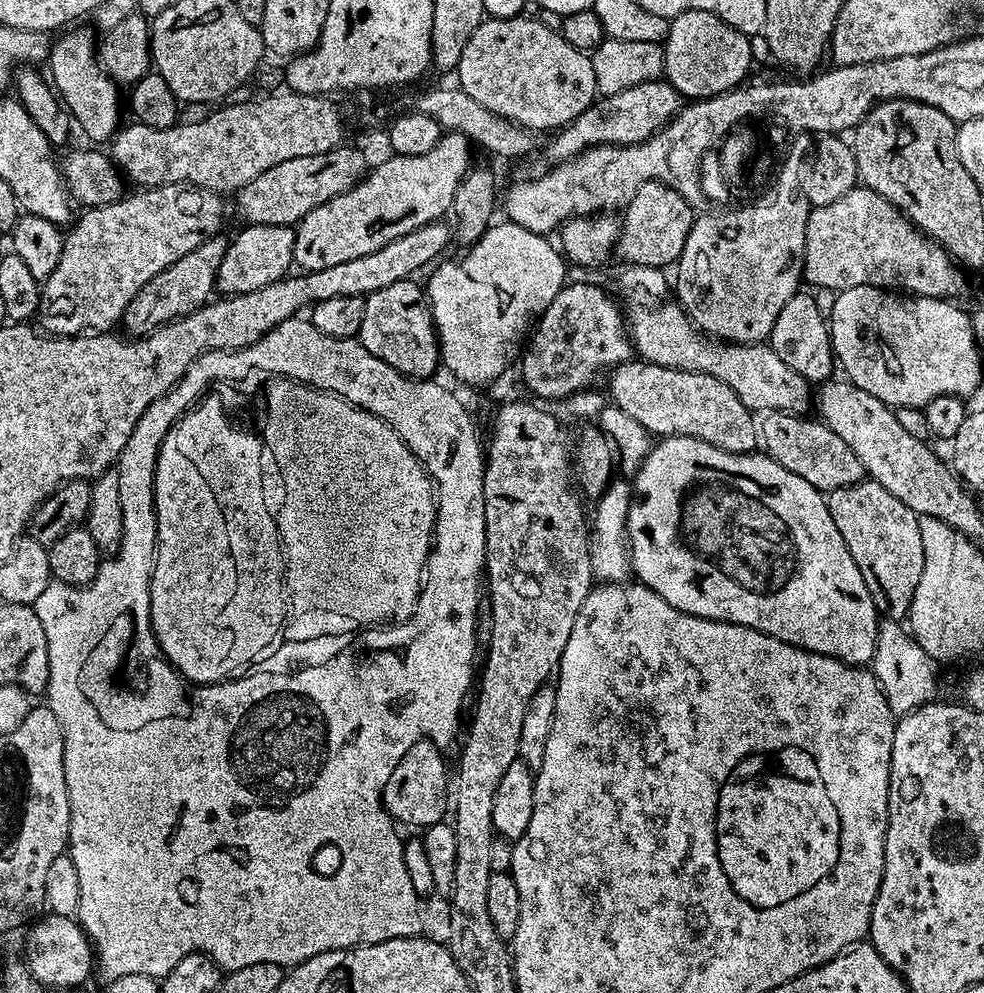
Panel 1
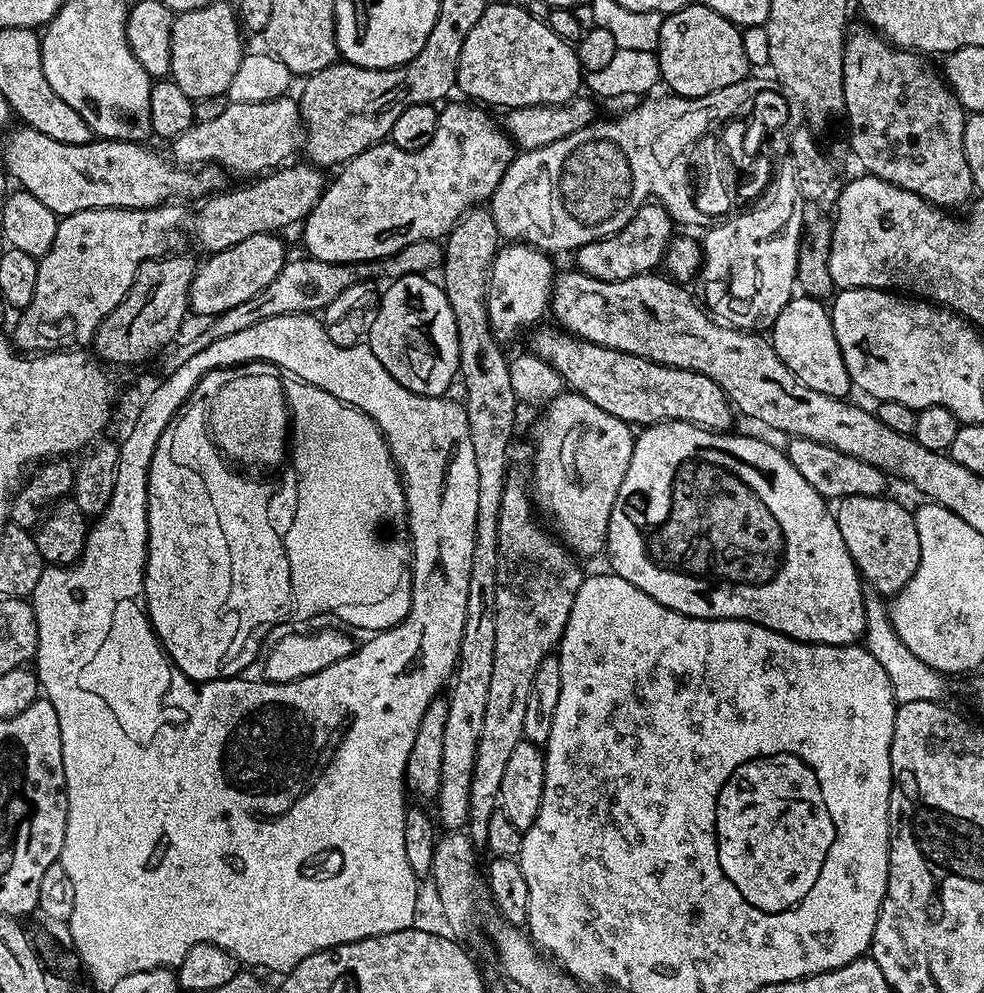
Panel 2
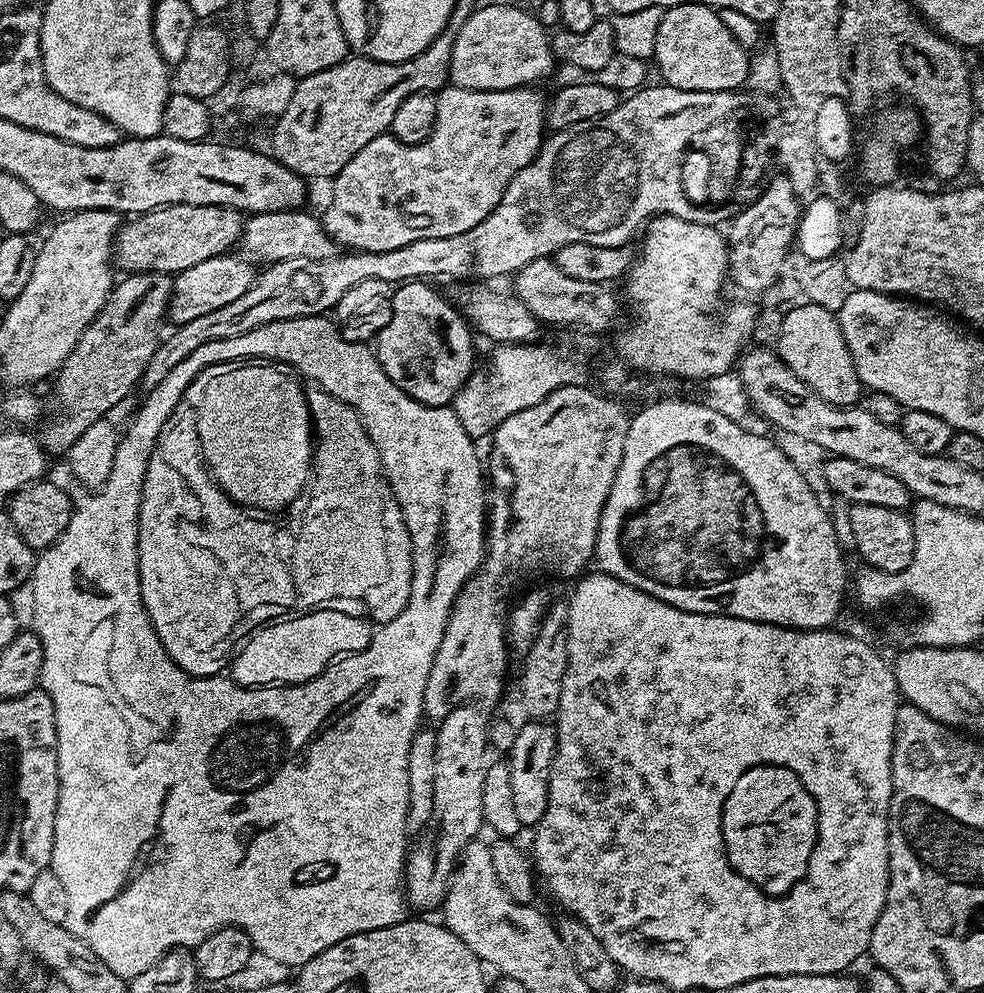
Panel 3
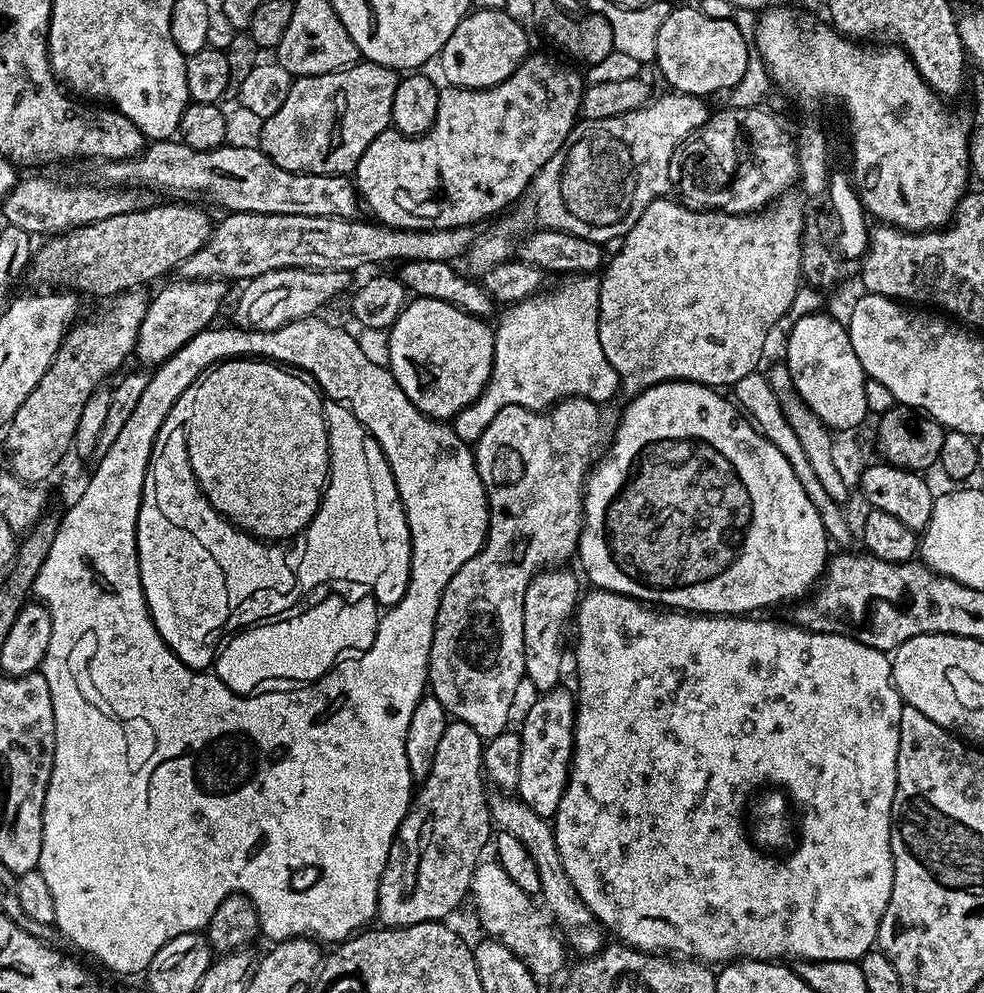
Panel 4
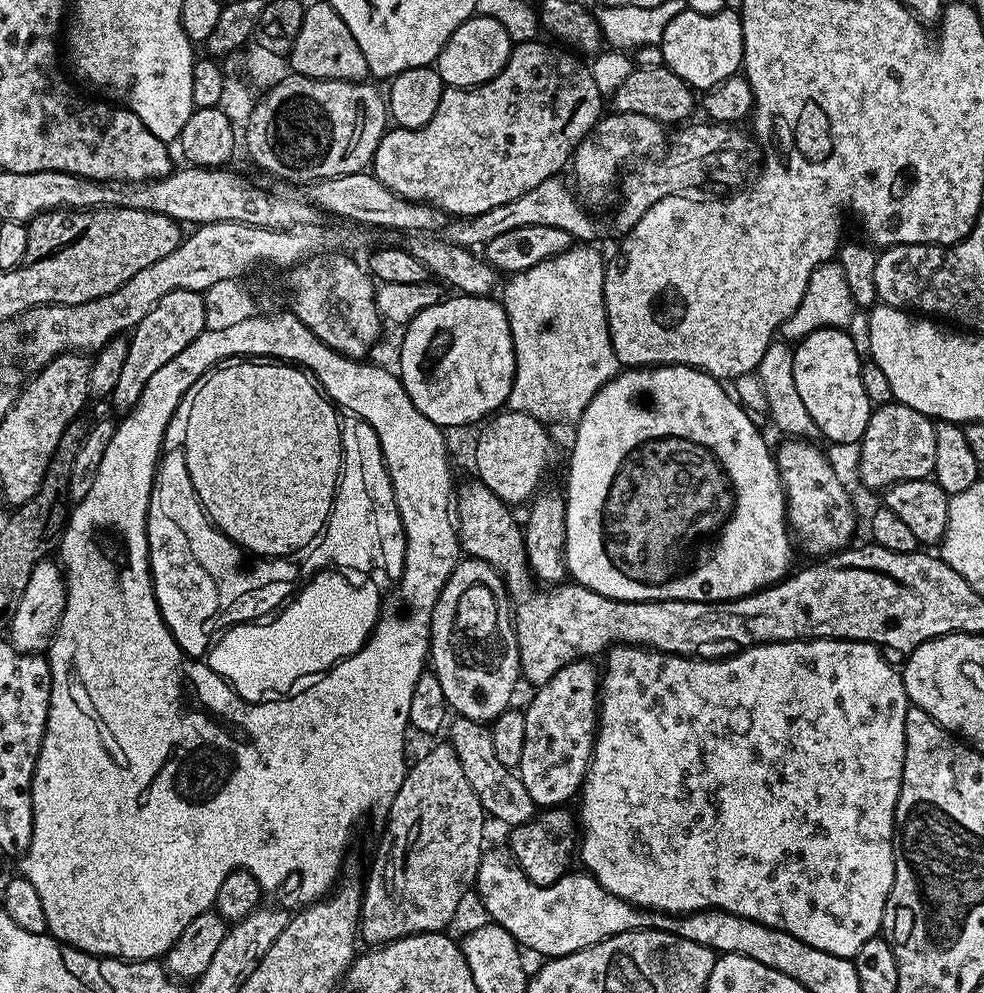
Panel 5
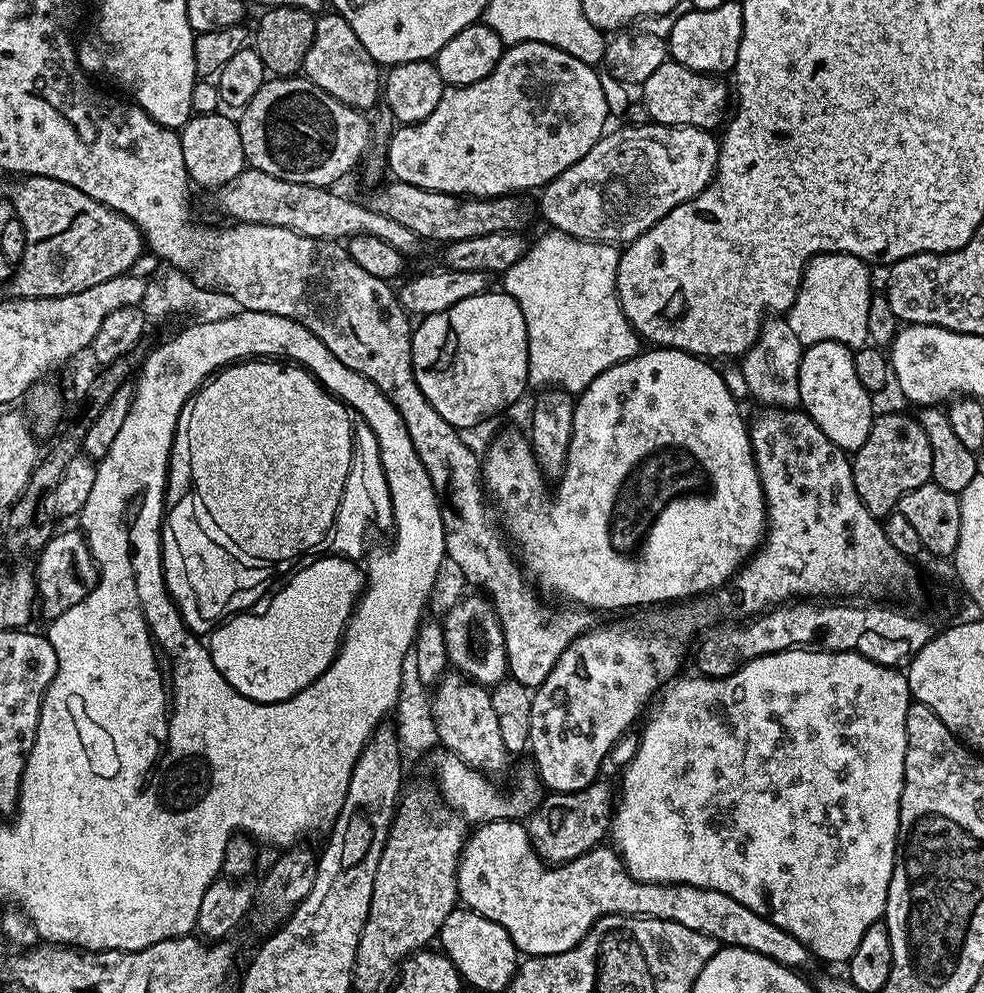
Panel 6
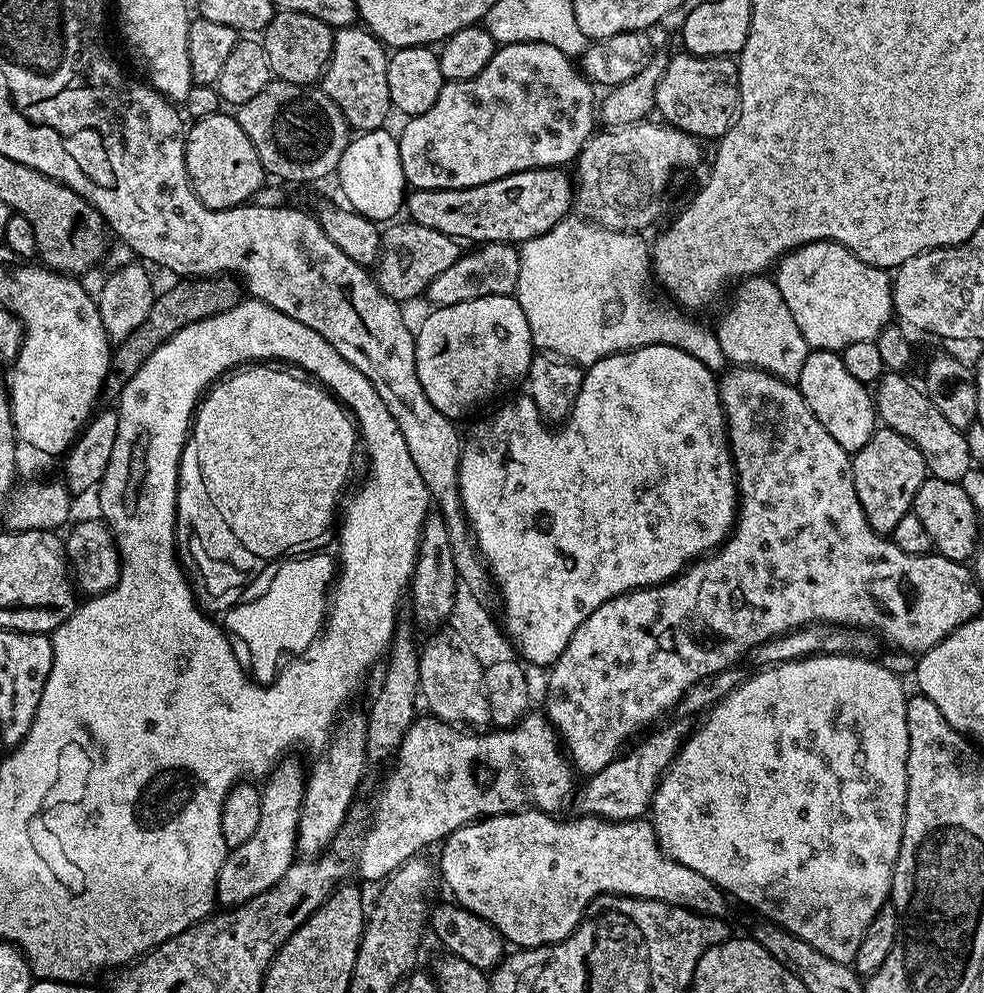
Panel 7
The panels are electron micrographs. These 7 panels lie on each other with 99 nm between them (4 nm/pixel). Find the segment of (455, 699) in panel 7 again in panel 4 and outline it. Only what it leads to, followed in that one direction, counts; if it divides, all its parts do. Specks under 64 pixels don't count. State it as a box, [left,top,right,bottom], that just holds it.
[488,792,604,958]

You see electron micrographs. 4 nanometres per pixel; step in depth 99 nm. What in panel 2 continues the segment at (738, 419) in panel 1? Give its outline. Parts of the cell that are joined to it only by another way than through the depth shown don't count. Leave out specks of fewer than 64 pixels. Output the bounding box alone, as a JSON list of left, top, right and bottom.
[530,327,734,432]

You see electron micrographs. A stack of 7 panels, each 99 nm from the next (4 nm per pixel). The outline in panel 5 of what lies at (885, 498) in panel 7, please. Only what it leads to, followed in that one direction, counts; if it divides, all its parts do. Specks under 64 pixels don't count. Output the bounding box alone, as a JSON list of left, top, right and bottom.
[860,402,936,490]

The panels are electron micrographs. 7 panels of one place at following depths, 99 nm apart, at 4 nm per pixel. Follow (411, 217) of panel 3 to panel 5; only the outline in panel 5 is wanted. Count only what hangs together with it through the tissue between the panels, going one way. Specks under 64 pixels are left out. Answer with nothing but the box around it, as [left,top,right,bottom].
[370,38,602,218]

